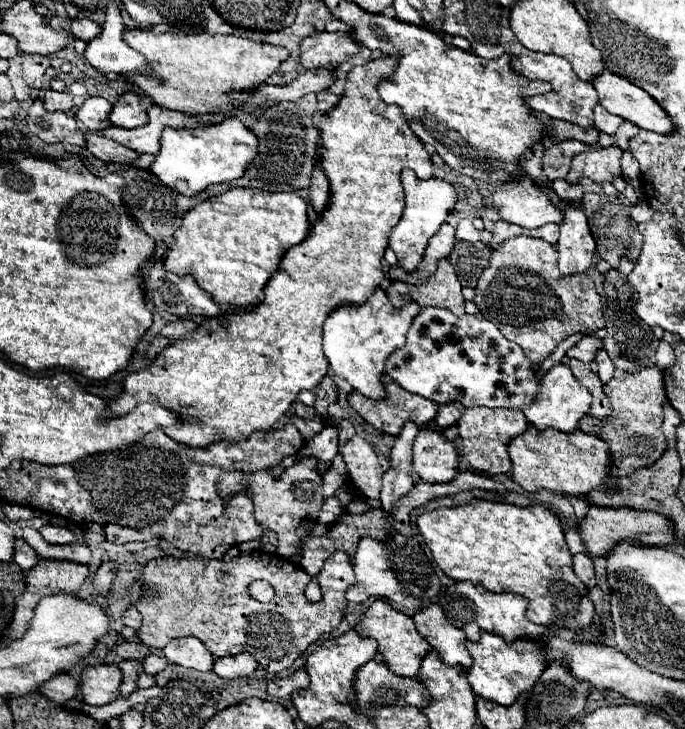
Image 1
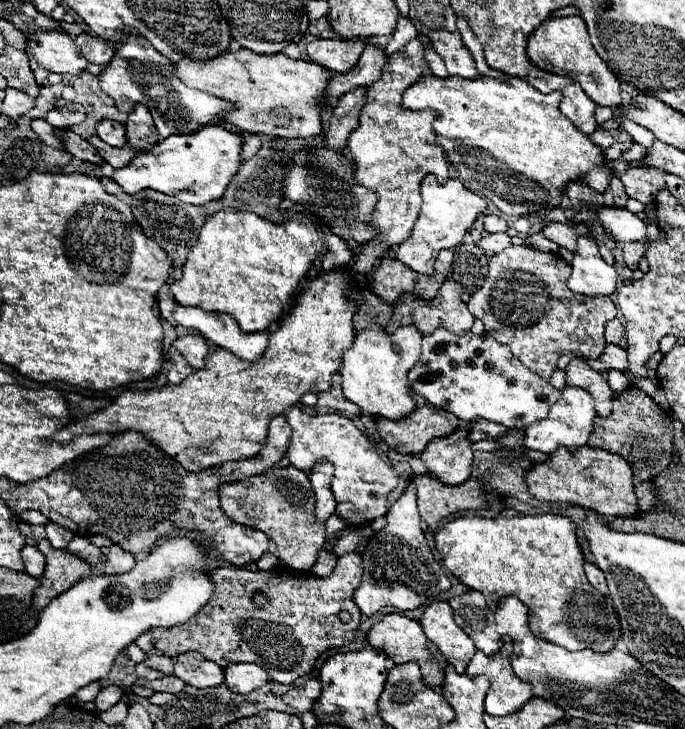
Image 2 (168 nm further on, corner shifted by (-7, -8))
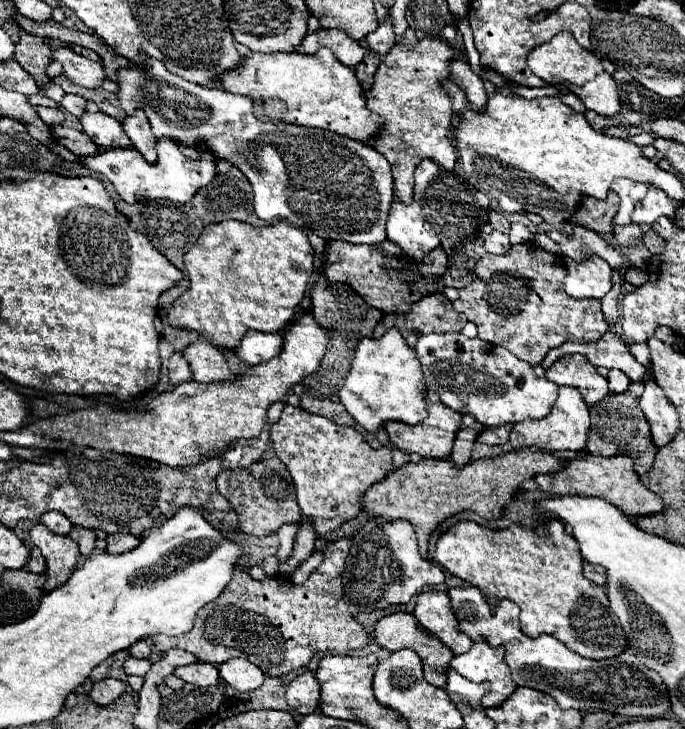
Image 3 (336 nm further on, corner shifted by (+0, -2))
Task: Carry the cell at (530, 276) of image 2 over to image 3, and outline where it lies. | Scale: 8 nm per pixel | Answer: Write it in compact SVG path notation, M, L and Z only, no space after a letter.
M531 242L515 244L509 248L507 254L501 254L501 256L487 254L475 264L475 278L469 286L459 290L459 298L453 302L453 308L457 312L463 312L467 320L477 324L479 338L507 348L529 366L539 366L551 348L557 348L563 342L593 344L609 328L601 312L601 300L593 300L593 298L575 300L575 298L569 298L569 294L565 294L563 290L565 274L567 272L561 256L551 254Z

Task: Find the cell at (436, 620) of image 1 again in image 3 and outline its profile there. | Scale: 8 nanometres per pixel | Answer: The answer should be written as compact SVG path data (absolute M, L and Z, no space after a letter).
M439 590L421 592L413 614L419 620L419 624L429 634L437 636L455 656L465 654L473 646L471 638L459 630L447 592L439 592Z

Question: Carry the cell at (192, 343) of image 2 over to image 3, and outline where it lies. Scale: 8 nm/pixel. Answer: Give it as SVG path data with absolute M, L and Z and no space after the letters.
M207 340L191 342L183 350L183 358L189 362L193 378L197 382L219 382L233 378L233 372L229 370L223 352Z

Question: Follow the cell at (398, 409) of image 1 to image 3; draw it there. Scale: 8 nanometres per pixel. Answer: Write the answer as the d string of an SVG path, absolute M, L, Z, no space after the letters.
M433 392L425 394L425 404L427 404L427 418L421 424L411 426L405 422L387 422L385 432L389 434L389 440L393 442L393 446L399 448L401 452L419 454L423 458L447 458L447 454L451 452L455 434L461 426L461 416L455 410L449 410L445 404L441 404L437 394Z

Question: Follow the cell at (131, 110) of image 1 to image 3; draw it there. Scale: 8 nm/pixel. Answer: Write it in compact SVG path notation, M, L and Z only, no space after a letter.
M135 110L133 116L127 116L123 120L123 128L125 128L125 134L131 138L133 146L143 154L143 158L149 164L157 162L157 152L155 152L157 138L151 132L151 126L149 126L149 120L147 120L145 112L143 110Z

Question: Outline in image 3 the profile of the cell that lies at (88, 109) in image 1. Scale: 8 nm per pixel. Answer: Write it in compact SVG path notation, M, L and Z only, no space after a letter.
M93 102L87 104L87 112L81 118L85 134L97 144L105 148L129 148L129 136L123 132L123 126L119 120L103 114L97 110Z

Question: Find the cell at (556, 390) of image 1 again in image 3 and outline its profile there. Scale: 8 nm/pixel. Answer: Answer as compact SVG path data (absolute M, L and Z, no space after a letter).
M561 386L557 402L553 404L551 412L545 418L523 420L523 422L513 424L509 444L515 450L519 450L523 446L535 446L535 448L541 448L541 450L547 450L547 452L565 452L565 450L581 452L581 450L585 450L589 426L591 426L589 406L585 404L581 392L577 388L571 388L571 386Z

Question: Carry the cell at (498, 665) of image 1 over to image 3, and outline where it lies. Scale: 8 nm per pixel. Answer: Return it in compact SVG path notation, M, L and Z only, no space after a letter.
M485 640L475 642L469 652L455 656L451 660L451 668L473 682L489 680L491 690L481 700L485 708L499 706L517 688L517 684L511 680L509 666L505 666L505 648L493 648Z

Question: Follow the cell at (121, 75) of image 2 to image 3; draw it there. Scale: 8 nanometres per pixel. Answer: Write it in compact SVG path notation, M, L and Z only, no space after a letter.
M151 60L145 62L149 66L141 68L139 64L131 64L129 68L117 70L117 98L121 108L127 114L133 114L135 108L145 110L153 134L157 138L165 136L181 142L181 146L185 146L189 154L197 154L197 146L199 142L203 142L203 146L209 146L209 150L213 150L217 158L227 158L233 166L239 166L239 170L253 186L255 214L259 218L289 220L295 226L321 230L321 238L329 242L343 240L353 244L381 244L383 240L387 240L385 222L389 216L389 206L393 202L393 178L391 166L383 154L375 152L371 146L359 140L337 136L327 130L261 122L253 116L251 98L177 78L159 60L155 60L155 68L151 68Z

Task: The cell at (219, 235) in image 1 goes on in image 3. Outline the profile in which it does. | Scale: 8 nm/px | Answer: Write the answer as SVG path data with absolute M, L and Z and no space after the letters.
M225 220L217 224L207 224L197 240L197 244L183 256L189 274L189 288L169 306L169 324L197 330L211 344L231 350L245 336L247 330L279 332L293 318L295 308L305 296L309 276L313 272L313 248L305 232L297 230L287 222L279 226L255 228L247 222Z

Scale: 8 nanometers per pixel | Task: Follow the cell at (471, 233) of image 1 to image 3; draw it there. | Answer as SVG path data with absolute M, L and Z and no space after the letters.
M493 230L489 236L485 236L483 246L485 246L485 250L487 250L489 254L505 254L505 252L509 250L511 242L509 242L509 236L507 236L507 234Z

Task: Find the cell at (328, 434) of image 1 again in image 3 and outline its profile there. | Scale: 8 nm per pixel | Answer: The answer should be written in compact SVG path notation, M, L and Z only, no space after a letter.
M311 518L299 520L297 522L297 538L295 538L293 554L287 562L283 562L279 566L279 572L289 576L299 566L299 562L303 562L311 554L311 550L315 548L315 538L317 538L317 534L315 534L315 524L311 522Z

